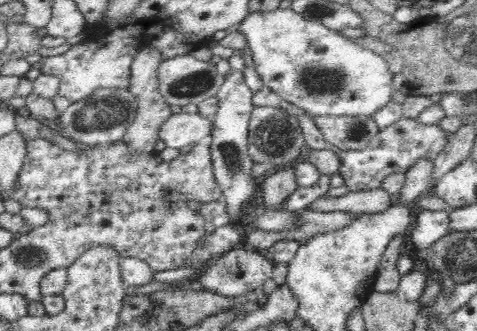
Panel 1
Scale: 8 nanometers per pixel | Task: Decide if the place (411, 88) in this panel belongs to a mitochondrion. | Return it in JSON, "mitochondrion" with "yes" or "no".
{"mitochondrion":"no"}

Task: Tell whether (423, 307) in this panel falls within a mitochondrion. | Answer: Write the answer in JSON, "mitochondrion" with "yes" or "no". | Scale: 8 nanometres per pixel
{"mitochondrion":"no"}

